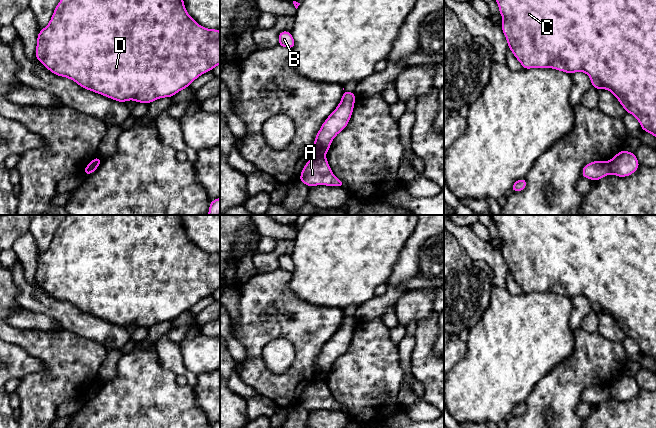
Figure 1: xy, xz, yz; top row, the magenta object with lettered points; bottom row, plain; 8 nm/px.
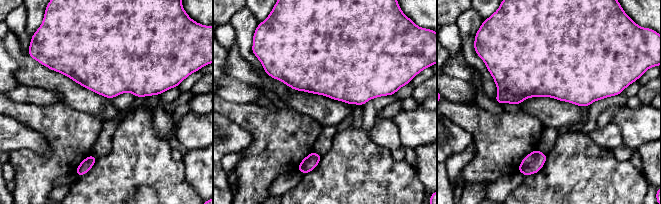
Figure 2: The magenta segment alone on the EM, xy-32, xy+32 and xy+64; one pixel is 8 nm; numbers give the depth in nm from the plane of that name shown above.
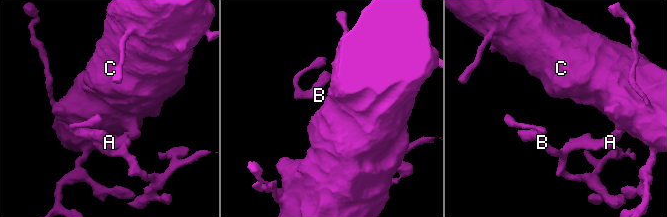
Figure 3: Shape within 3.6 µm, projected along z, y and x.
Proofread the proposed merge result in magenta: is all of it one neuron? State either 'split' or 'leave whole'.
split

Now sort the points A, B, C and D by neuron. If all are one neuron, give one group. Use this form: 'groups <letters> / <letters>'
groups A C D / B

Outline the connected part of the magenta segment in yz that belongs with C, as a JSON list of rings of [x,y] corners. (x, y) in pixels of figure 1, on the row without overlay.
[[[491,215],[503,243],[501,253],[508,272],[521,287],[523,293],[552,292],[568,298],[586,297],[596,314],[609,314],[627,337],[640,347],[643,355],[656,361],[656,215]]]

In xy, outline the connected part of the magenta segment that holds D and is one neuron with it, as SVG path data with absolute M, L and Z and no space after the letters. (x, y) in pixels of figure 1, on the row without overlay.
M68 215L54 233L48 249L39 255L35 280L50 296L71 303L84 313L122 327L134 324L150 328L159 322L171 322L220 288L220 255L198 248L188 238L180 215Z

